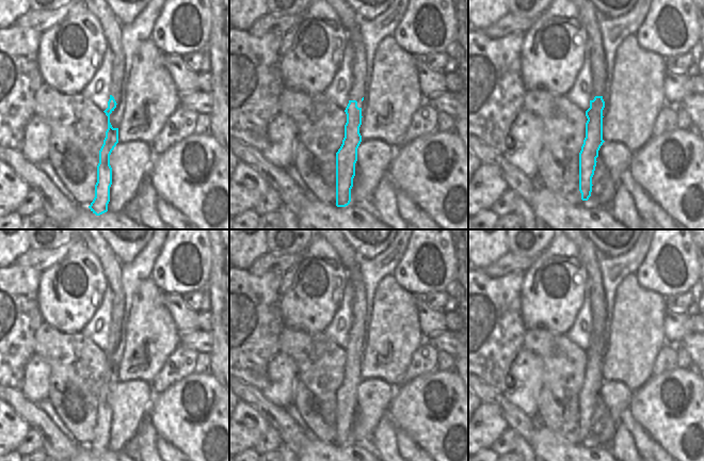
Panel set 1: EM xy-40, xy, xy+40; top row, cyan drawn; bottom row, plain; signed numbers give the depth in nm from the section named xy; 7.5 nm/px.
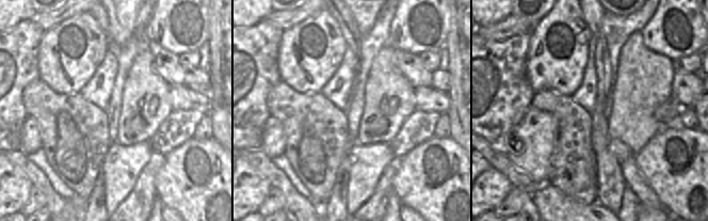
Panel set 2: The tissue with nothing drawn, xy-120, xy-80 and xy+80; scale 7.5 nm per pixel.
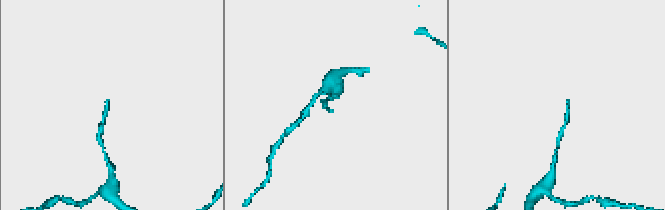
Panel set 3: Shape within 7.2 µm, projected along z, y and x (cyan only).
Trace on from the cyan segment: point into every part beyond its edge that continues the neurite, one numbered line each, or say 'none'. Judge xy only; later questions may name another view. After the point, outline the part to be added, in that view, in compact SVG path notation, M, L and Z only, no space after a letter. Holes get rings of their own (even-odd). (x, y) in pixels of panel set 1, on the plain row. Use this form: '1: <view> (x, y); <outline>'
1: xy (358, 301); M354 268L349 272L349 282L355 287L355 295L351 300L351 328L349 339L356 339L357 346L362 346L364 323L366 321L366 289L362 281L362 272Z

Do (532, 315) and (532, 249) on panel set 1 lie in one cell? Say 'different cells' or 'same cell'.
different cells

